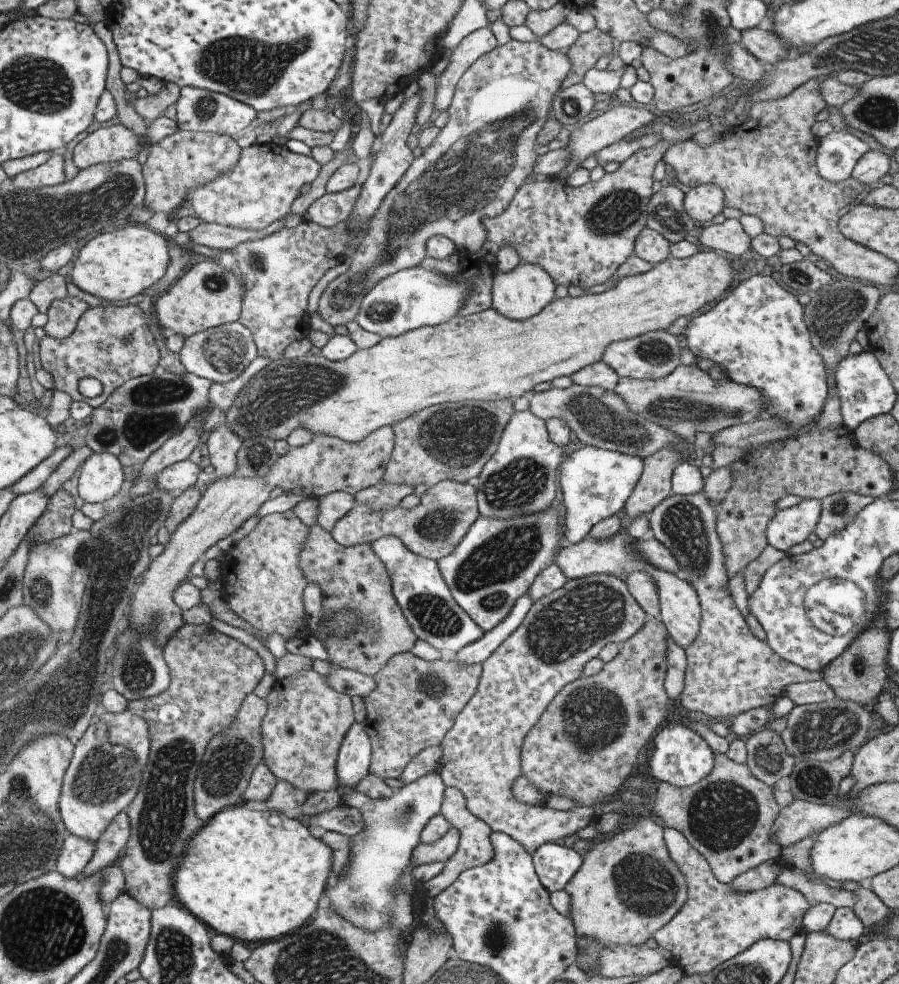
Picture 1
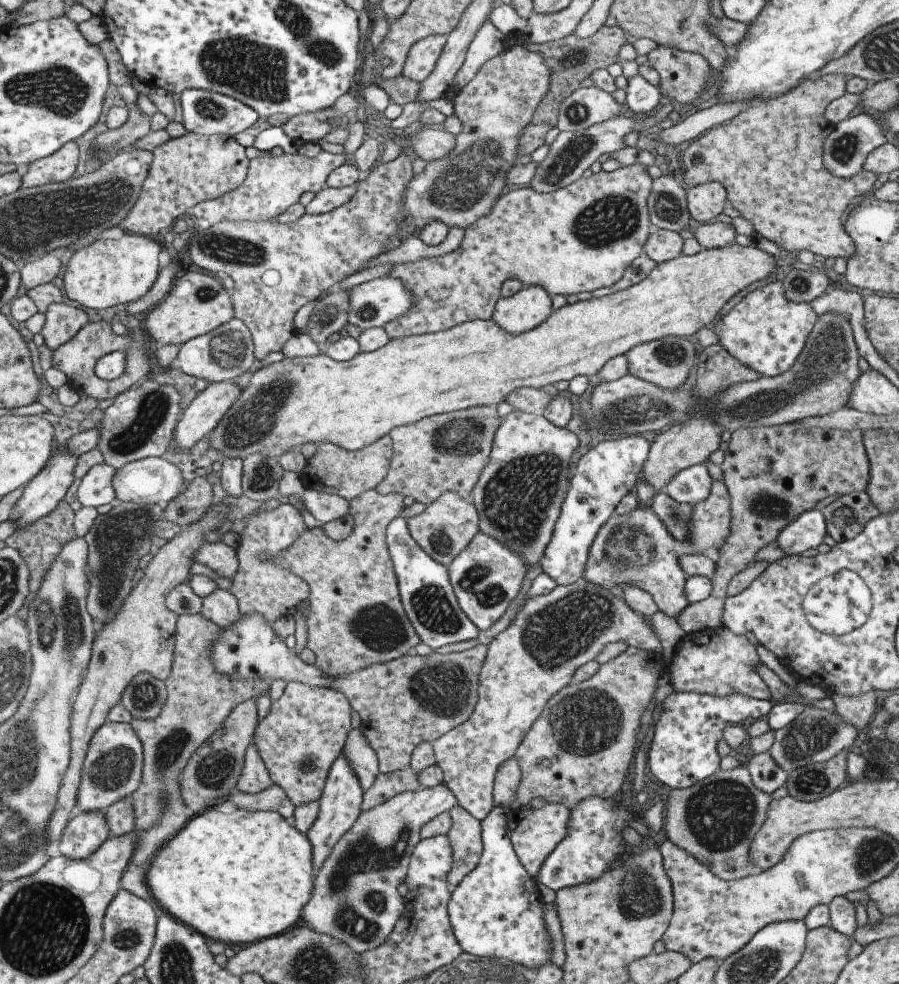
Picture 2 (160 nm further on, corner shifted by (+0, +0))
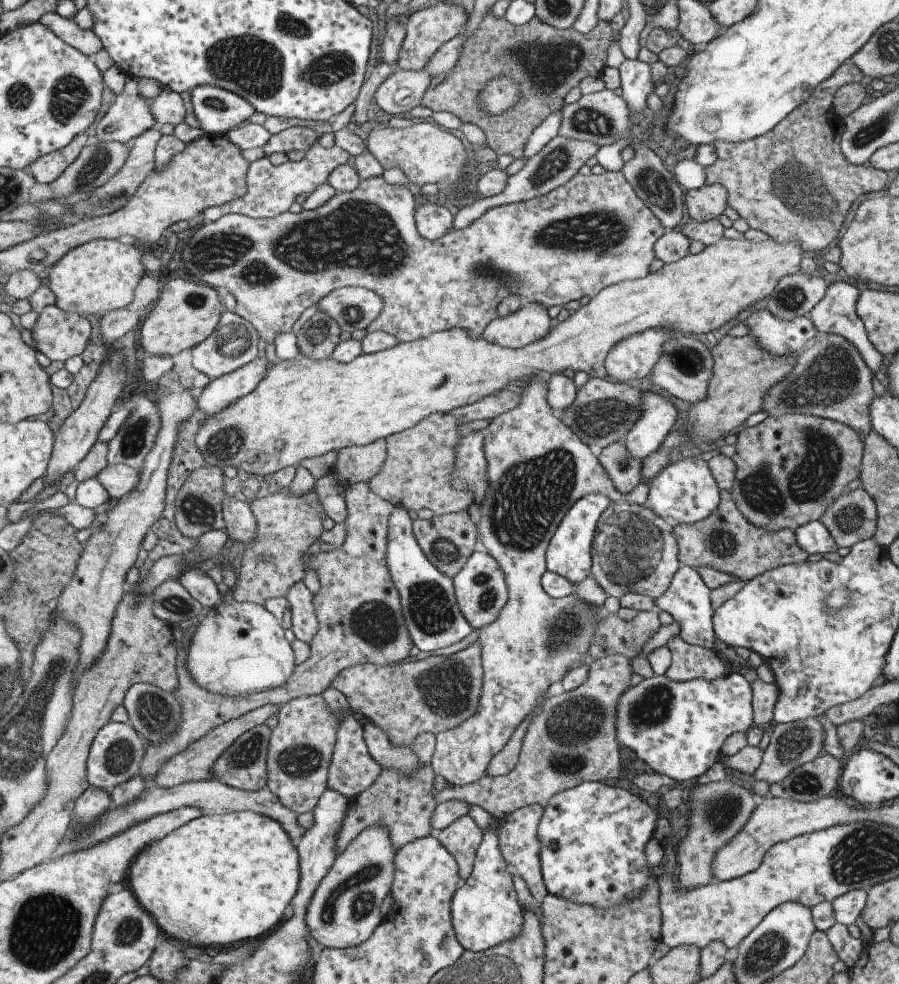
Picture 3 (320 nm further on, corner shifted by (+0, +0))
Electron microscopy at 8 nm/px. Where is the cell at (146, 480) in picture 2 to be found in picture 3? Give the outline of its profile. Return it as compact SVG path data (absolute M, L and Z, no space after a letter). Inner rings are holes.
M122 464L105 465L95 478L107 491L108 498L116 501L136 485L138 470Z

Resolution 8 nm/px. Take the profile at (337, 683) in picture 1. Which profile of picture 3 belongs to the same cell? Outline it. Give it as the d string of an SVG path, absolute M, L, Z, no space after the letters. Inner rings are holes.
M225 599L215 607L204 610L197 619L197 625L189 630L190 644L185 653L184 667L193 682L203 690L224 697L247 696L277 688L292 675L296 664L291 647L283 637L284 629L280 621L267 612L263 605Z

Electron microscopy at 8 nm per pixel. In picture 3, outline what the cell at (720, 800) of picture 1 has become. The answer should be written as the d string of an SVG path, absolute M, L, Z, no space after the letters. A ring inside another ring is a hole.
M724 779L698 785L688 800L691 810L687 835L679 842L675 850L677 881L683 889L687 890L715 882L710 875L713 855L718 848L721 848L721 845L731 840L740 831L757 802L752 791L747 792L741 786L735 786L733 782Z

